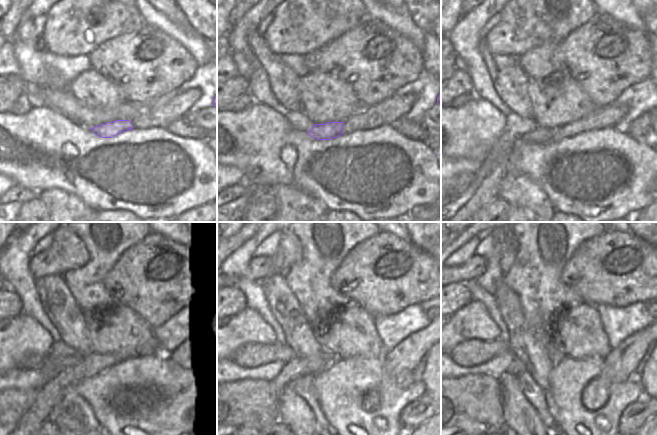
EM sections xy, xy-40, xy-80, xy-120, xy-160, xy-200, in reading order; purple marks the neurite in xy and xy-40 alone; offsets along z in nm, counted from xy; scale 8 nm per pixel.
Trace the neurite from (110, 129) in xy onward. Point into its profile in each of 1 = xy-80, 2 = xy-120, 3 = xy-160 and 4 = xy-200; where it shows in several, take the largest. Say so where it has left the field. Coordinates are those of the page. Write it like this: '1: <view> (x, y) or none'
1: xy-80 (541, 135)
2: xy-120 (91, 365)
3: xy-160 (297, 367)
4: xy-200 (516, 367)

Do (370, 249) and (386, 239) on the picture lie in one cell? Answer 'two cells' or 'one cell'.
one cell

